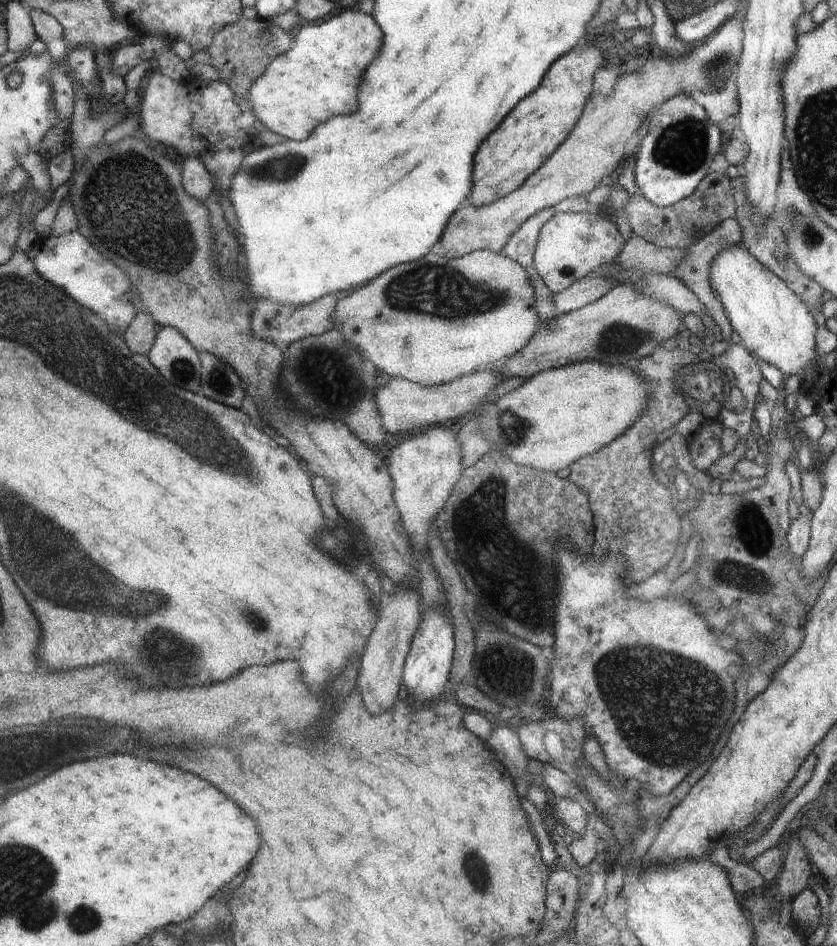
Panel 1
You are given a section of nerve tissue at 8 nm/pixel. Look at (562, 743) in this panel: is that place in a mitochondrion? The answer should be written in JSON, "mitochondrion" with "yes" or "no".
{"mitochondrion":"no"}

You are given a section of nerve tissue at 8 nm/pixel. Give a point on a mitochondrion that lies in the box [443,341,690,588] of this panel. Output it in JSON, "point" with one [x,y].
{"point":[526,425]}

